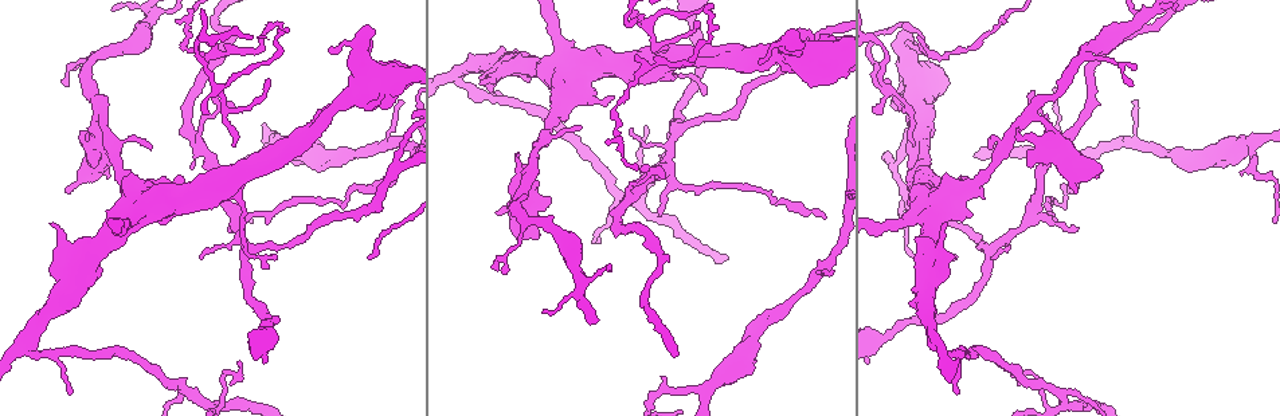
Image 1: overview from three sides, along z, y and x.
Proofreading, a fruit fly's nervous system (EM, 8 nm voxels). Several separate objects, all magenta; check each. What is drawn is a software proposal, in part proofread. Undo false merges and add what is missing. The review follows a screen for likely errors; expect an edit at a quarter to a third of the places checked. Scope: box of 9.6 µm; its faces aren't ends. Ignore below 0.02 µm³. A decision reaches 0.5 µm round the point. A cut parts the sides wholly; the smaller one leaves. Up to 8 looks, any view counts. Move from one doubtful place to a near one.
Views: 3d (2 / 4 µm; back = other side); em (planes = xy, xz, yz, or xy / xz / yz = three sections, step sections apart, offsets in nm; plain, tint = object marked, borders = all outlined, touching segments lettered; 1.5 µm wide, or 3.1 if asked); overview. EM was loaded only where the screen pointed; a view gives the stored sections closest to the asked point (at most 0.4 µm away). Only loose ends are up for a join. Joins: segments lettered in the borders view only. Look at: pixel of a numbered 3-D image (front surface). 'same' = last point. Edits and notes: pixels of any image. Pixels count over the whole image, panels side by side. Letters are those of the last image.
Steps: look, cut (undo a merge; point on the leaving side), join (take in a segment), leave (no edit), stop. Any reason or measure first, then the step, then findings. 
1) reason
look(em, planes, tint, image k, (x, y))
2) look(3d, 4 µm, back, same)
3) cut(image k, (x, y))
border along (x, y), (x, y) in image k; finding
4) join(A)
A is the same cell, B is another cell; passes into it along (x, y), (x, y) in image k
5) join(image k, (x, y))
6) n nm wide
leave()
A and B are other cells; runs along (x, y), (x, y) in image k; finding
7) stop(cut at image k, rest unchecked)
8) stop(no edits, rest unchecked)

side arm on a straight run
look(em, yz, step 8, borders, image 1, (529, 167))

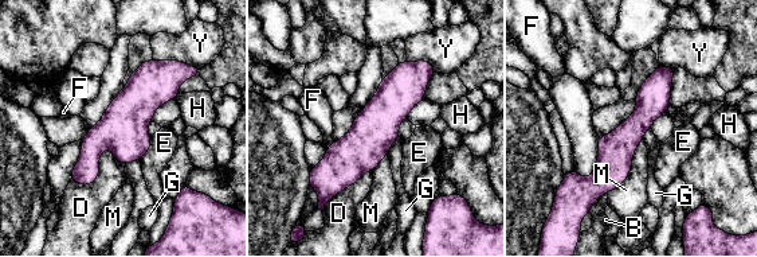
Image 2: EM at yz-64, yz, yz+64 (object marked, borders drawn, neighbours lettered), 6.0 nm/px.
cut it another way
look(em, planes, borders, same)

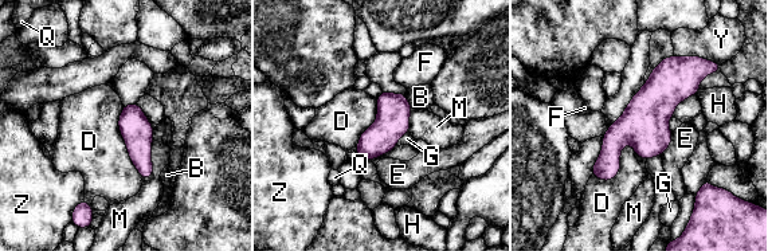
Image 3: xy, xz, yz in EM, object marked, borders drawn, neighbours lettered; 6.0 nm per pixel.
leave()
B, D, E, F, G, H, M, Q, Y and Z are other cells; runs along (690, 62), (595, 172) in image 3; all the same neuron

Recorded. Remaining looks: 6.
branch stops here
look(em, planes, borders, image 1, (66, 191))

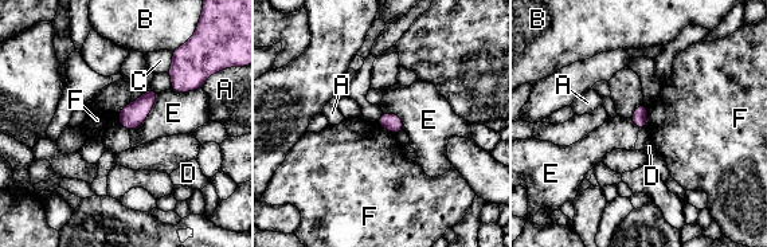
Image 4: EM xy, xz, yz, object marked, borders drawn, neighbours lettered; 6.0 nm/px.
leave()
A, B, C, D, E and F are other cells; border along (648, 106), (648, 121), (644, 128) in image 4; none of them fits

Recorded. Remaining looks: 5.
sharp bend
look(3d, 4 µm, image 1, (684, 66))

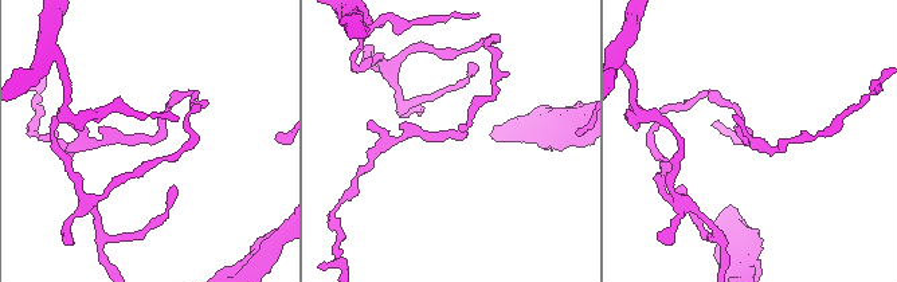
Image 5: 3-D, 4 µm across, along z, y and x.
look(em, 3.1 µm, xz, step 8, tint, image 5, (151, 138))

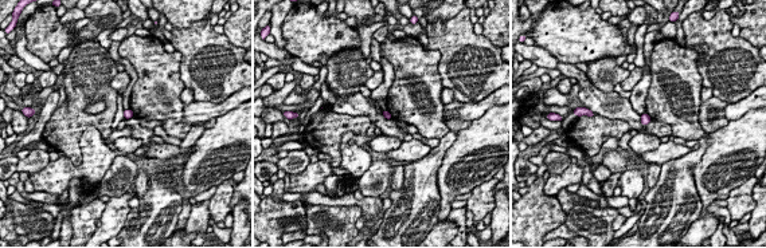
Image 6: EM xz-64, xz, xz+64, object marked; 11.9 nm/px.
see the neighbours
look(em, 3.1 µm, xz, step 8, borders, same)

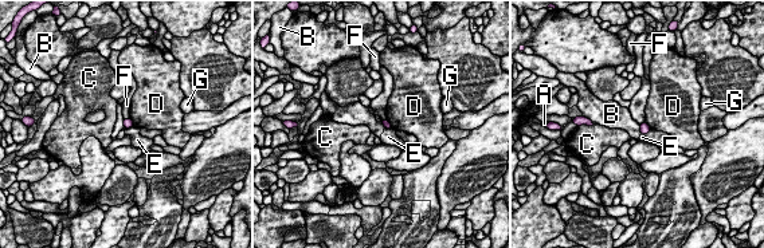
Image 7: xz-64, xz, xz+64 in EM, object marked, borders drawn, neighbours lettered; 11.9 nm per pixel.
leave()
A, B, C, D, E, F and G are other cells; border along (639, 125), (642, 133) in image 7; continuous, no second neuron

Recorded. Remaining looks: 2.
stop(no edits, rest unchecked)

